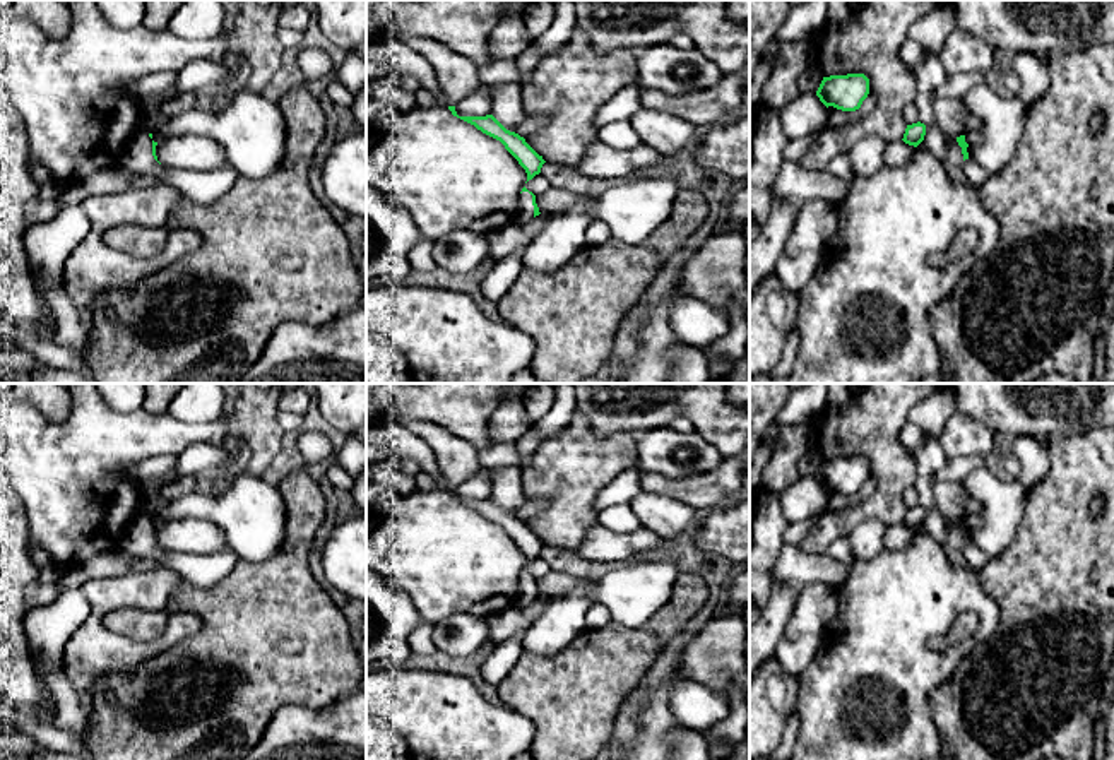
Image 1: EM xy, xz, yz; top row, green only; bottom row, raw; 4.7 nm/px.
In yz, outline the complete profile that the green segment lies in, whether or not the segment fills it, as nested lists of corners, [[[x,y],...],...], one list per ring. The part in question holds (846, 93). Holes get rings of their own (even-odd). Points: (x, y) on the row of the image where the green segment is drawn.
[[[864,74],[823,77],[816,96],[828,108],[856,111],[869,94],[869,79]]]

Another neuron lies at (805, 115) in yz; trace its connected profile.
[[[799,92],[796,99],[779,110],[780,127],[787,140],[820,132],[827,125],[827,106],[816,92]]]

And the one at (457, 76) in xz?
[[[399,34],[397,39],[423,55],[433,65],[441,89],[441,96],[435,99],[433,106],[455,106],[472,91],[484,86],[477,74],[479,67],[472,60],[426,38]]]

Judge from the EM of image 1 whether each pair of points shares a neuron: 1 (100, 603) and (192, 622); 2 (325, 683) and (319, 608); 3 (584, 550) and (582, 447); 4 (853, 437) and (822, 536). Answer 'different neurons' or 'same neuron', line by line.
1: same neuron
2: same neuron
3: different neurons
4: same neuron

